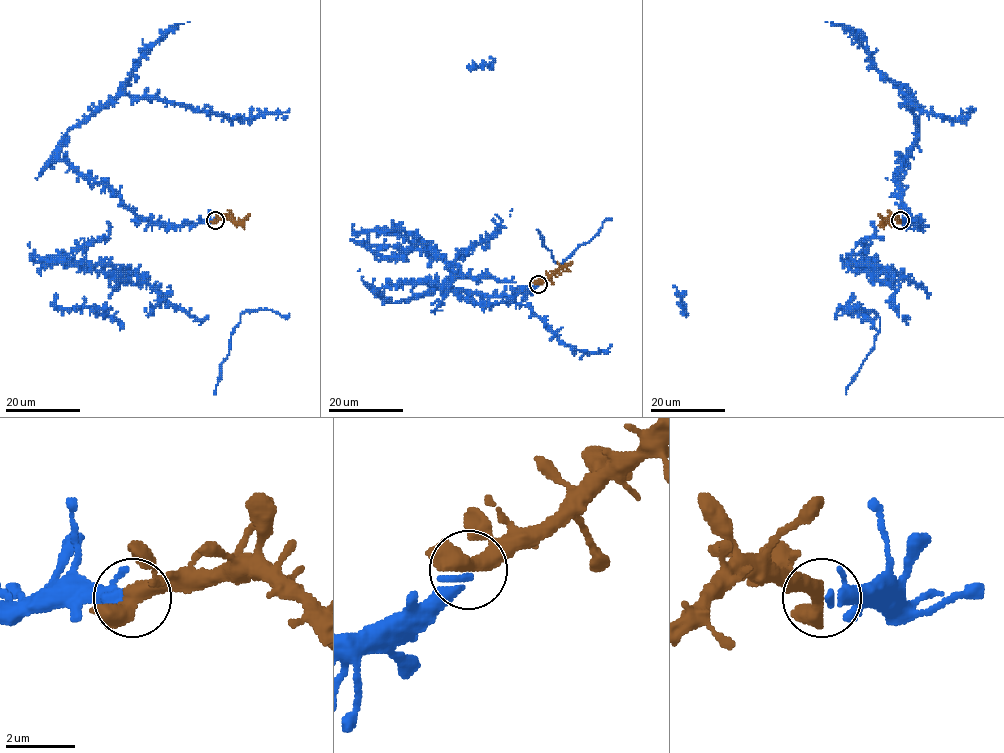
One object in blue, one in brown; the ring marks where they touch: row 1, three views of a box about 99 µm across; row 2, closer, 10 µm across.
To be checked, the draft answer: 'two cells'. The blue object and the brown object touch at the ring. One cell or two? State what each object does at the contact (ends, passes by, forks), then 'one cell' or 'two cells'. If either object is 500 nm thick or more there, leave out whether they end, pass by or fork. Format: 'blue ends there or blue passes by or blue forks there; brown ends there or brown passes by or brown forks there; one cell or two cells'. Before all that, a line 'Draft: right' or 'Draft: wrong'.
Draft: wrong
blue forks there; brown passes by; one cell

